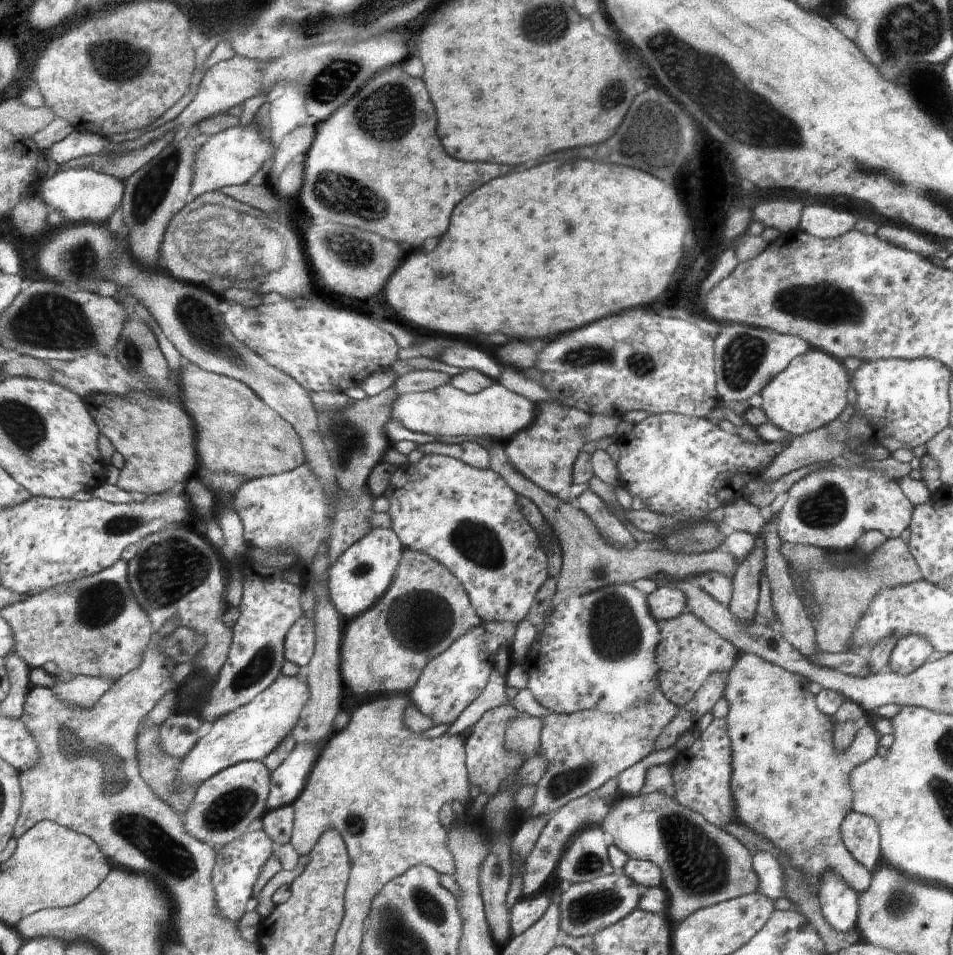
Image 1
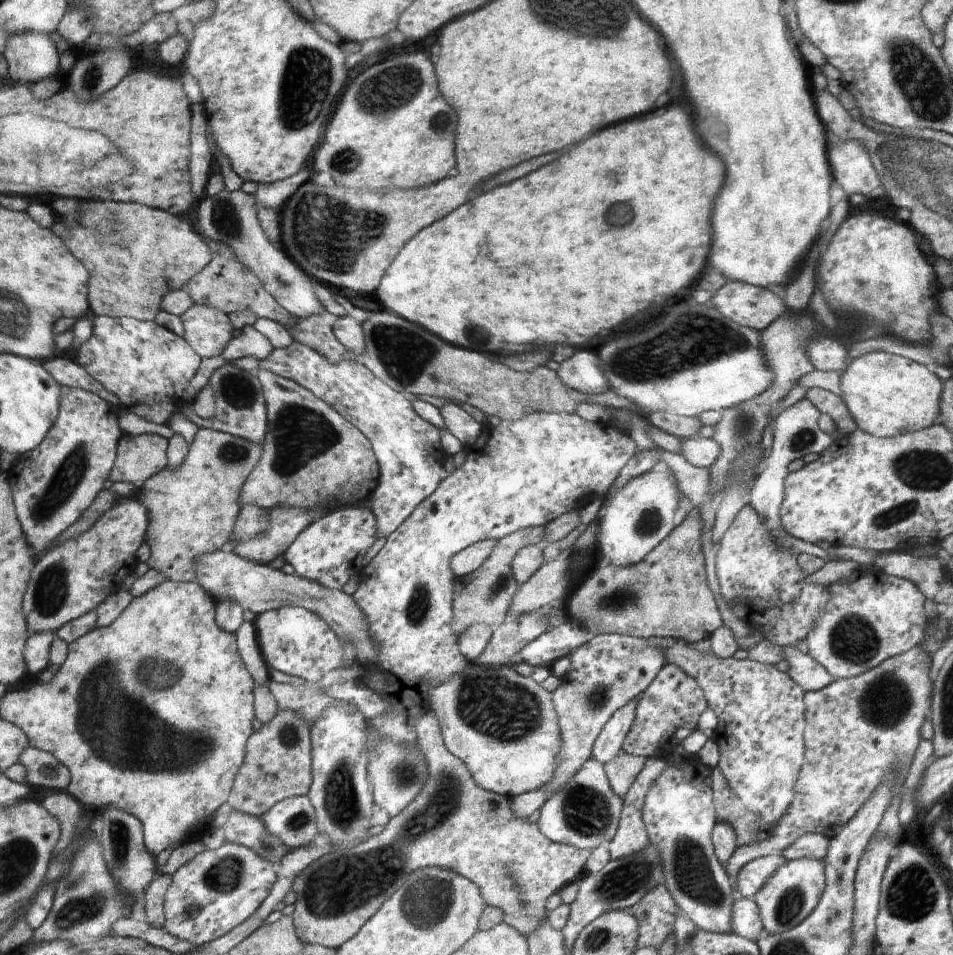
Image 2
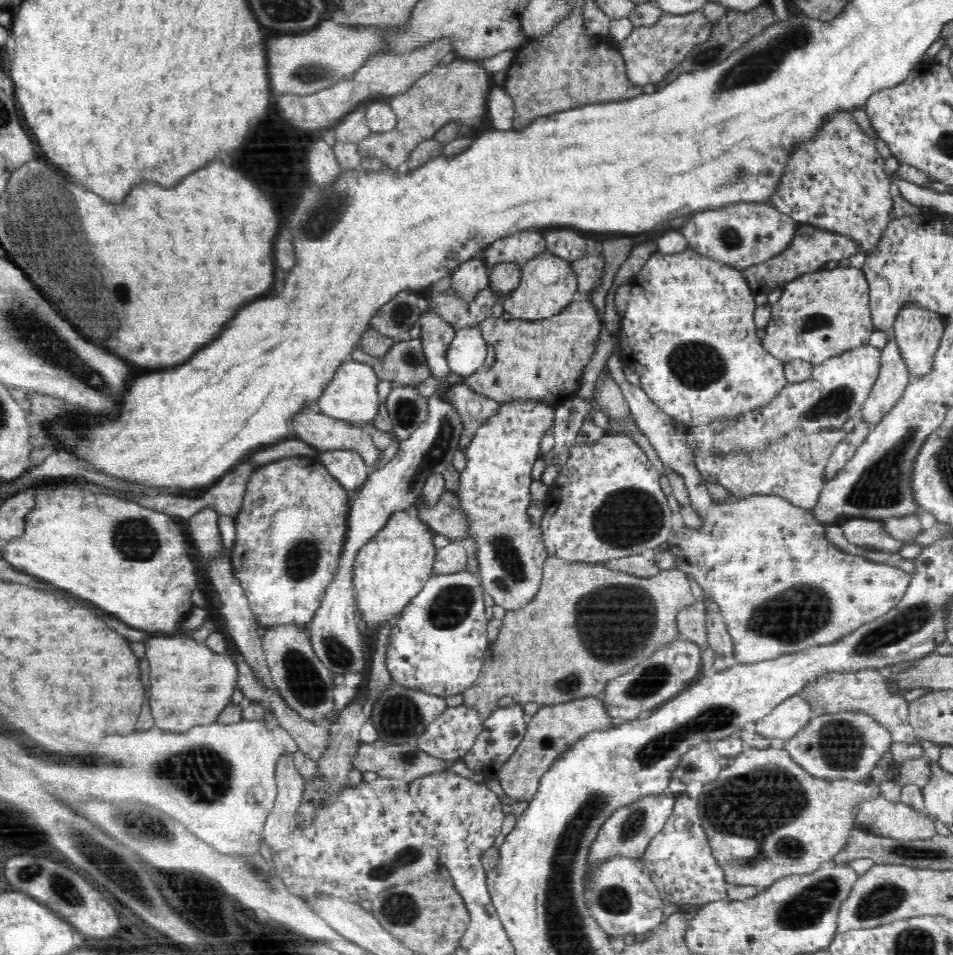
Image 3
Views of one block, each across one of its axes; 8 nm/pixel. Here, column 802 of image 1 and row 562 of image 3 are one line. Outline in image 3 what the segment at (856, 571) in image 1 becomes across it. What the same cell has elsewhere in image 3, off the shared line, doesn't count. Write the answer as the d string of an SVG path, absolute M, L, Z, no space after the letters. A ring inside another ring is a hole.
M549 555L543 567L543 582L540 583L539 591L534 599L518 611L506 611L498 638L489 644L485 661L480 671L480 676L475 683L467 688L461 695L466 707L474 708L480 713L480 718L484 720L498 708L498 700L504 696L511 696L516 704L524 706L530 702L538 703L541 706L563 704L585 696L599 697L606 690L608 682L616 679L627 672L630 672L640 661L646 660L672 640L678 639L679 632L676 624L676 616L680 608L693 606L696 600L690 591L688 577L682 572L673 570L664 570L652 577L638 577L626 572L611 570L602 563L568 563L560 558ZM534 672L566 672L566 674L534 674Z

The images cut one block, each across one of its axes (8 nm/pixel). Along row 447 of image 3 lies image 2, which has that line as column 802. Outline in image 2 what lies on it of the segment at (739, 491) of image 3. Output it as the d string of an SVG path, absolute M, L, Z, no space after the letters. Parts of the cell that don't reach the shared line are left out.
M919 644L910 651L887 659L879 667L853 678L834 679L831 684L818 691L804 694L806 706L804 728L804 759L800 775L794 784L794 798L786 810L786 814L778 820L773 837L752 846L742 846L734 852L724 868L733 884L738 870L756 858L767 855L781 855L786 848L797 842L806 834L822 834L829 839L842 832L842 828L850 823L861 811L862 806L874 795L874 790L884 782L892 768L904 770L910 766L916 748L920 744L920 728L928 718L931 706L933 683L930 680L931 660Z

